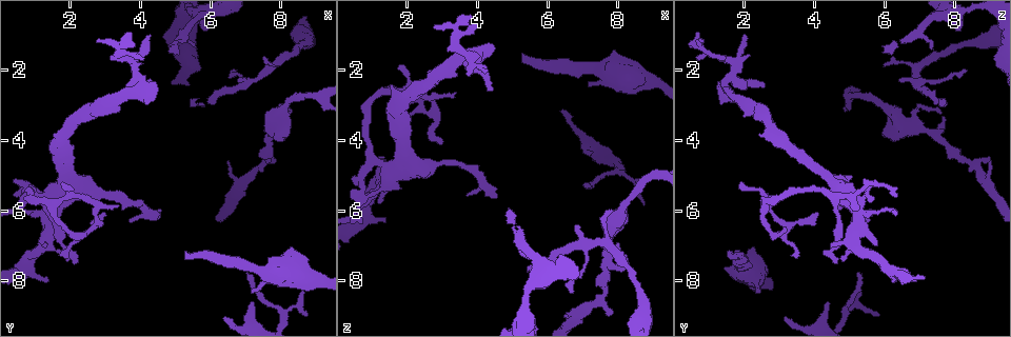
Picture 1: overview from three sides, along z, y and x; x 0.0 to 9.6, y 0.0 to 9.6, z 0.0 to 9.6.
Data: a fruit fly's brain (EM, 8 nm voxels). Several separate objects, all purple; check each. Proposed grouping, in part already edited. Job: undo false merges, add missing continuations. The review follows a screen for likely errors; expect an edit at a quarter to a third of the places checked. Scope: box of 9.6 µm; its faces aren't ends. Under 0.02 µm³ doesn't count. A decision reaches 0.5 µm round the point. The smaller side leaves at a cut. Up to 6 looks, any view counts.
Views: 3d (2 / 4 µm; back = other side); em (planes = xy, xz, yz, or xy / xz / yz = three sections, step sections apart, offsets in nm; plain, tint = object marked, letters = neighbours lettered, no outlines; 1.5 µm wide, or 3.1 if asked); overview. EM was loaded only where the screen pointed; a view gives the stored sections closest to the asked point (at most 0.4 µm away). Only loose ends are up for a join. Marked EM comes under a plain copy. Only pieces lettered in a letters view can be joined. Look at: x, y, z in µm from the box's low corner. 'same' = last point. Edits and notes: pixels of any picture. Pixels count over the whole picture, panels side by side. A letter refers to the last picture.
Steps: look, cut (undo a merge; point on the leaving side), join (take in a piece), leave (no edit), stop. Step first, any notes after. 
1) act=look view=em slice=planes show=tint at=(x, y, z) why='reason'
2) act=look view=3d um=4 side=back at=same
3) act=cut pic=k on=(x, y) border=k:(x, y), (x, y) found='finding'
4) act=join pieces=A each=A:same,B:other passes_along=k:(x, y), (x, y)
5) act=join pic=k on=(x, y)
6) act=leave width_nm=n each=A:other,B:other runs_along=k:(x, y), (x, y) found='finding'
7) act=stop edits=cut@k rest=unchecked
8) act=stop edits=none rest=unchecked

act=look view=3d um=2 at=(5.95, 3.00, 7.50) why='branch stops here'

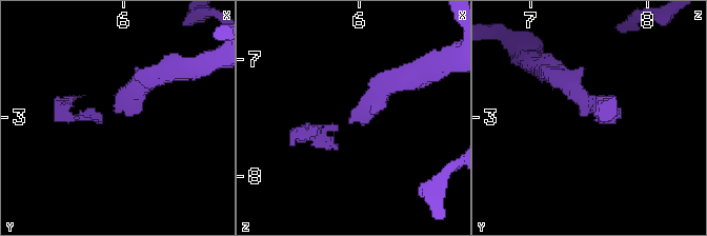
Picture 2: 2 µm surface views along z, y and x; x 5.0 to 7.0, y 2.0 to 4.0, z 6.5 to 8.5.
act=look view=em slice=xy step=4 show=letters at=(5.92, 2.96, 7.50)

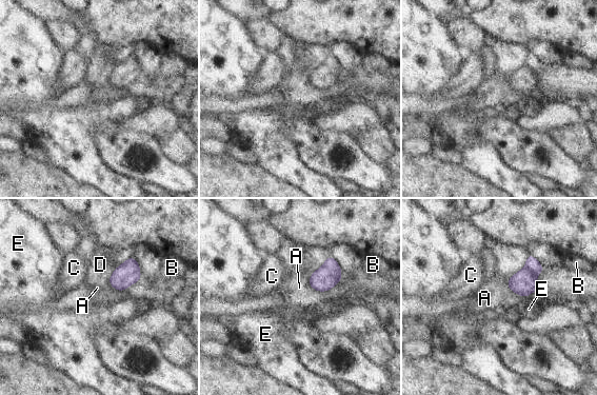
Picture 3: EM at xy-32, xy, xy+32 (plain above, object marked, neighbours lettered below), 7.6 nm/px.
act=leave each=A:other,B:other,C:other,D:other,E:other found='no lettered piece goes on from it'

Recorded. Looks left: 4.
act=look view=3d um=2 at=(2.95, 6.00, 4.05) why='tapers out'

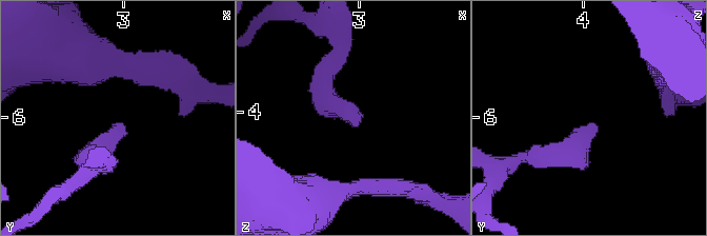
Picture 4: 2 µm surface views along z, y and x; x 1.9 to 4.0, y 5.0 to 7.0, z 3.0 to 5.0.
act=look view=em slice=xz step=8 show=letters at=(2.94, 6.02, 4.04) why='shape alone is not enough'

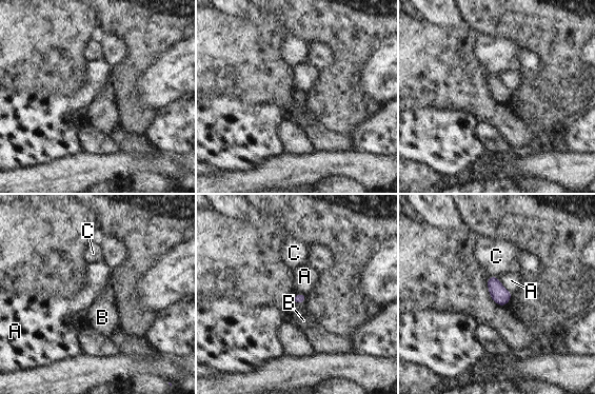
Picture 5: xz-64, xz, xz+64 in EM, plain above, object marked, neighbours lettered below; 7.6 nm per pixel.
act=look view=em slice=planes show=letters at=same why='cut it another way'

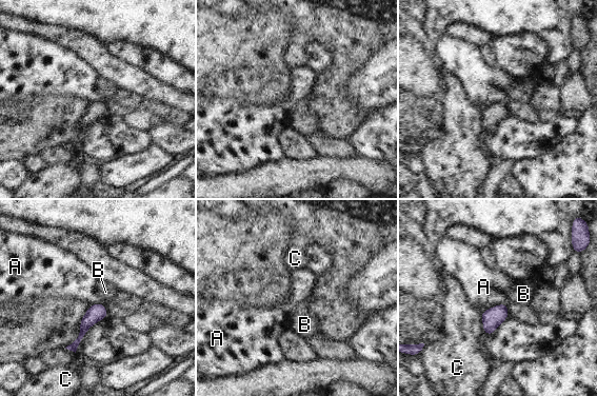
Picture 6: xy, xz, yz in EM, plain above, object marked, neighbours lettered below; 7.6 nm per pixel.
act=leave each=A:other,B:other,C:other runs_along=6:(101, 307), (72, 348) found='none of them fits'

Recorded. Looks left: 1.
act=look view=em slice=planes show=letters at=(4.50, 6.00, 5.65) why='branch stops here'

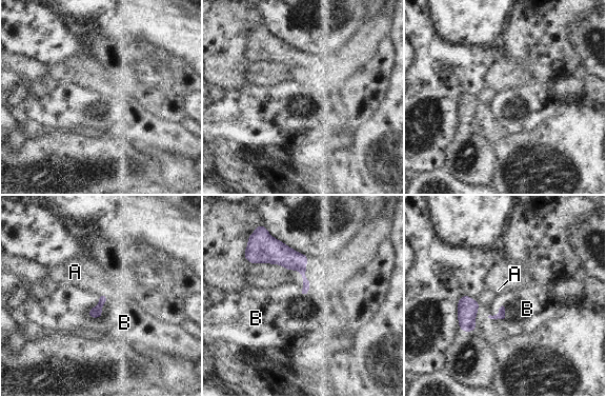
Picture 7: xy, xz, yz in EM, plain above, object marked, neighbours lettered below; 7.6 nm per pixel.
act=leave longest_contact=B:240nm each=A:other,B:other border=7:(105, 293), (102, 315), (88, 318) found='none of them fits'

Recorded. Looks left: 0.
act=stop edits=none rest=unchecked

